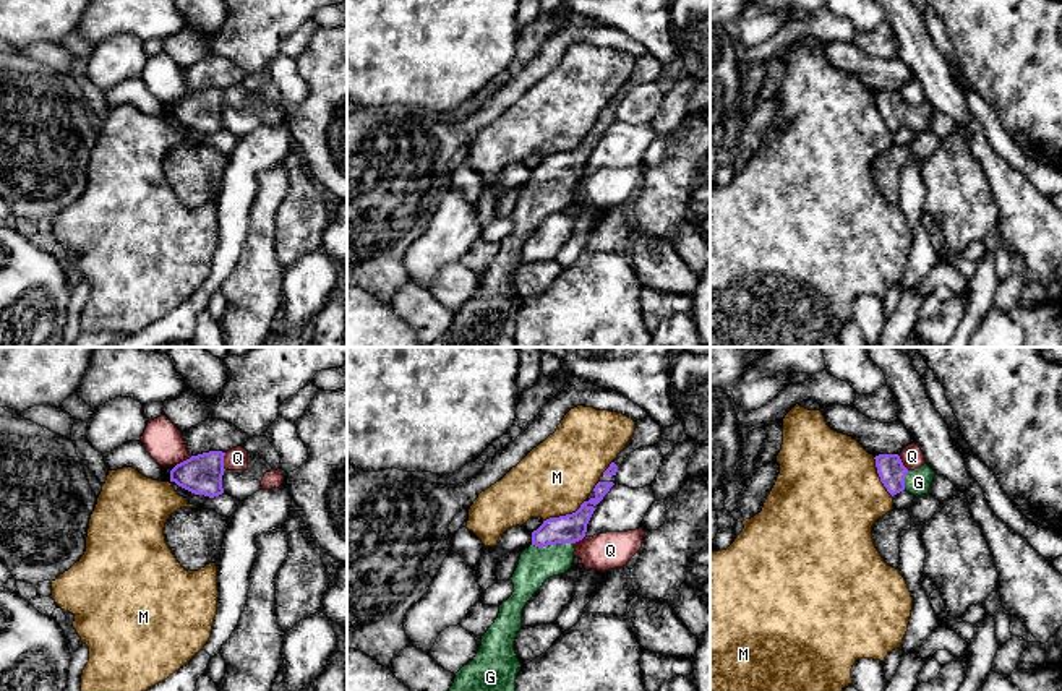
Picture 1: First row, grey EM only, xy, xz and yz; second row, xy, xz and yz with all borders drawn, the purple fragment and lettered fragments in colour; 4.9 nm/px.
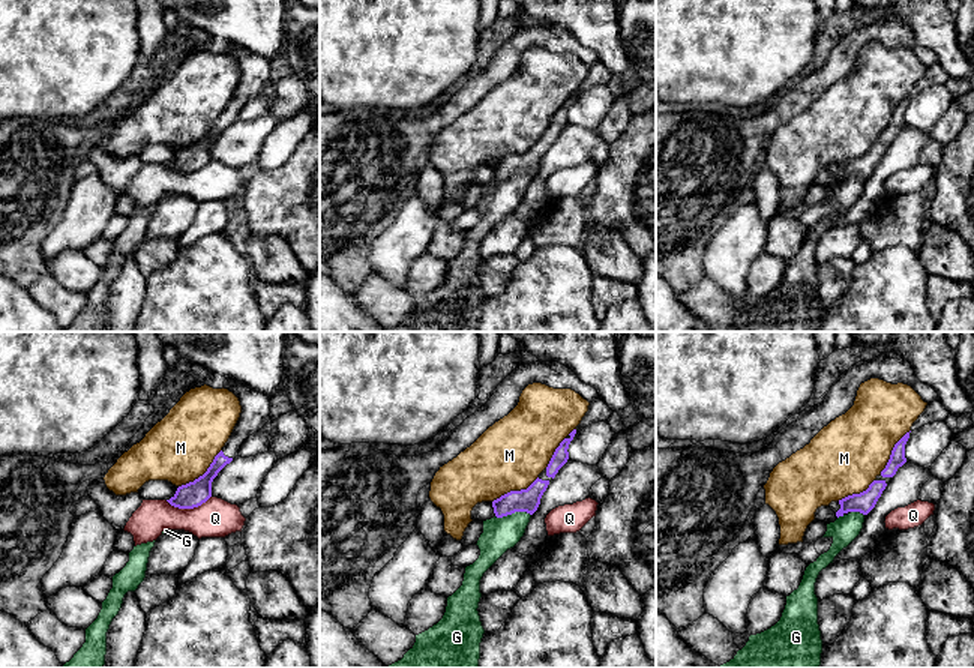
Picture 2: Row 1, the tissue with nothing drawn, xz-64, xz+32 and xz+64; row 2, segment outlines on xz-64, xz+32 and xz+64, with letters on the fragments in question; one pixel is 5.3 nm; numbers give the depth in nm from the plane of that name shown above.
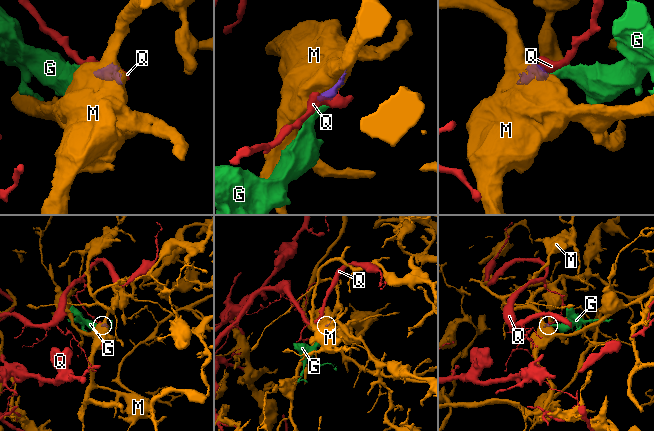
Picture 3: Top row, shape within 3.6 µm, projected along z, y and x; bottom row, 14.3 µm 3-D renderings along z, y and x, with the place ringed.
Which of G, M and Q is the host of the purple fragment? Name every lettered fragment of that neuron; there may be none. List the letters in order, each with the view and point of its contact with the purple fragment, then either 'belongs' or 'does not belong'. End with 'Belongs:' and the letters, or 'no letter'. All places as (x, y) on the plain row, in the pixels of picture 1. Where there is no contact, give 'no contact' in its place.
G: contact xz (552, 180); belongs
M: contact xz (566, 151); does not belong
Q: contact xy (222, 98); does not belong
Belongs: G

